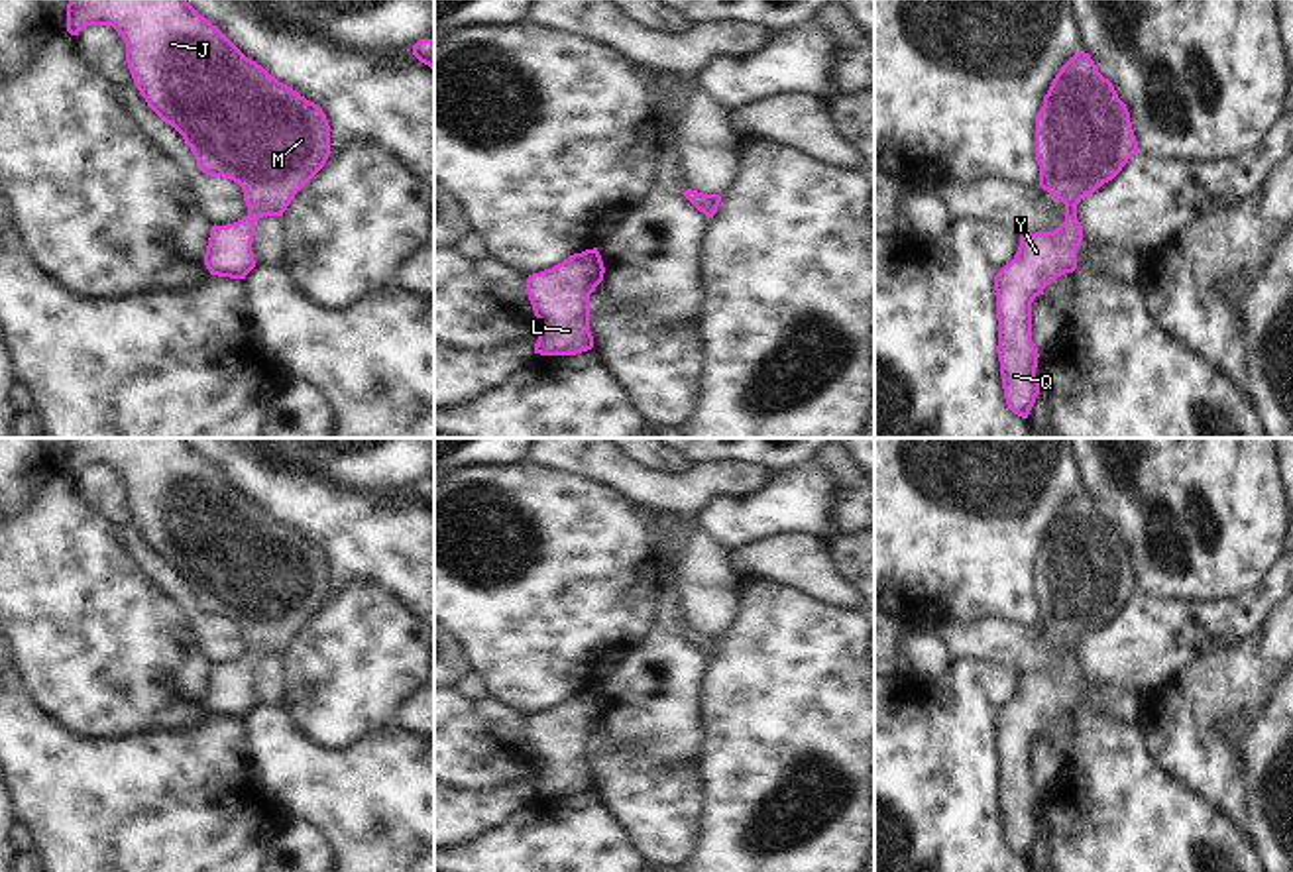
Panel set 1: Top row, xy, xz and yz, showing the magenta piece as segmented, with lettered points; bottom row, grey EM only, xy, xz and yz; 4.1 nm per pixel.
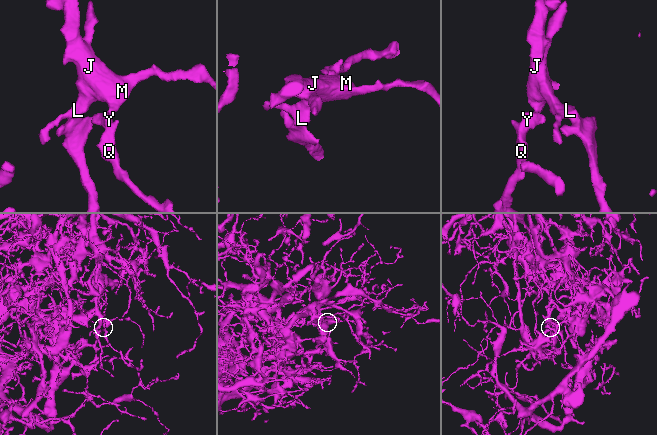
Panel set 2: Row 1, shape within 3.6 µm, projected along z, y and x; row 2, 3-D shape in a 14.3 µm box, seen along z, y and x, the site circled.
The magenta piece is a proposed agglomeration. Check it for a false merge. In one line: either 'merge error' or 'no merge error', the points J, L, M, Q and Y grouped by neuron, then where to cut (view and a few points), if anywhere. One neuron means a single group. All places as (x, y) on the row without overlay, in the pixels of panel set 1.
no merge error; J L M Q Y; no cut

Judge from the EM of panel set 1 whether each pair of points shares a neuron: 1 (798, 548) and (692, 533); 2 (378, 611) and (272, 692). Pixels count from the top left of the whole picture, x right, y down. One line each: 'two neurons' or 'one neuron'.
1: two neurons
2: two neurons

